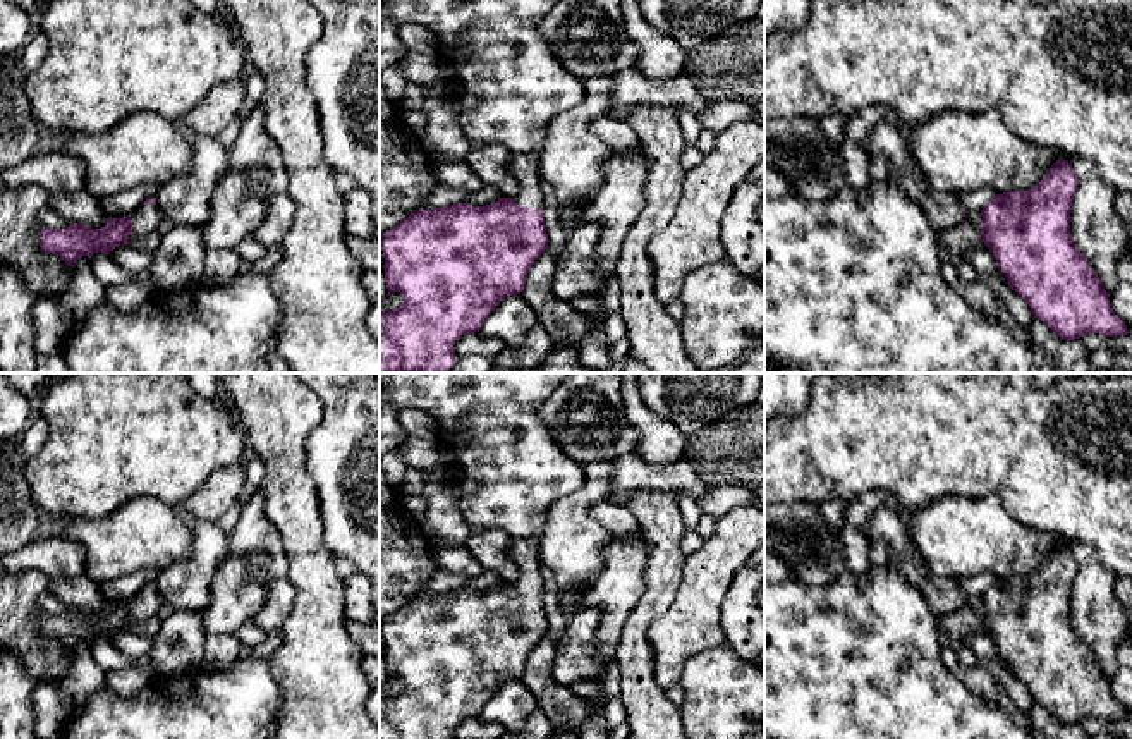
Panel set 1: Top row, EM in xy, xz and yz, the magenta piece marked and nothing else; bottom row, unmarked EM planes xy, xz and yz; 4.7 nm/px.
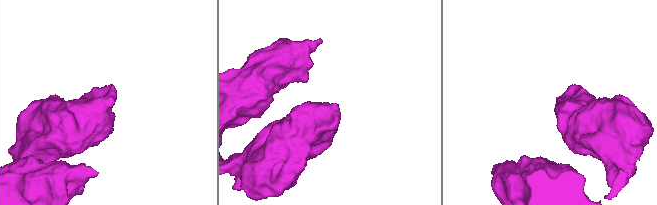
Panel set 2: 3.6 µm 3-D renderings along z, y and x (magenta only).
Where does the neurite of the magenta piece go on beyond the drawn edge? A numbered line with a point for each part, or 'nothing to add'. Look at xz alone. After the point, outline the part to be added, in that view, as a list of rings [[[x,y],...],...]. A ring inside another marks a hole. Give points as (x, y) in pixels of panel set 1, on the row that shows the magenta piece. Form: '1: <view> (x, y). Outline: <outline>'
1: xz (524, 167). Outline: [[[512,155],[508,168],[519,186],[519,192],[514,198],[515,203],[531,210],[543,208],[545,192],[539,184],[539,155]]]

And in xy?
1: xy (146, 217). Outline: [[[155,203],[141,205],[136,211],[131,213],[132,235],[146,235],[155,232],[163,215]]]

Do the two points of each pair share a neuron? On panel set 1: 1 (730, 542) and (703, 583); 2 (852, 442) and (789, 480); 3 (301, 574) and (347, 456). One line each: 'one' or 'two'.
1: one
2: one
3: two

